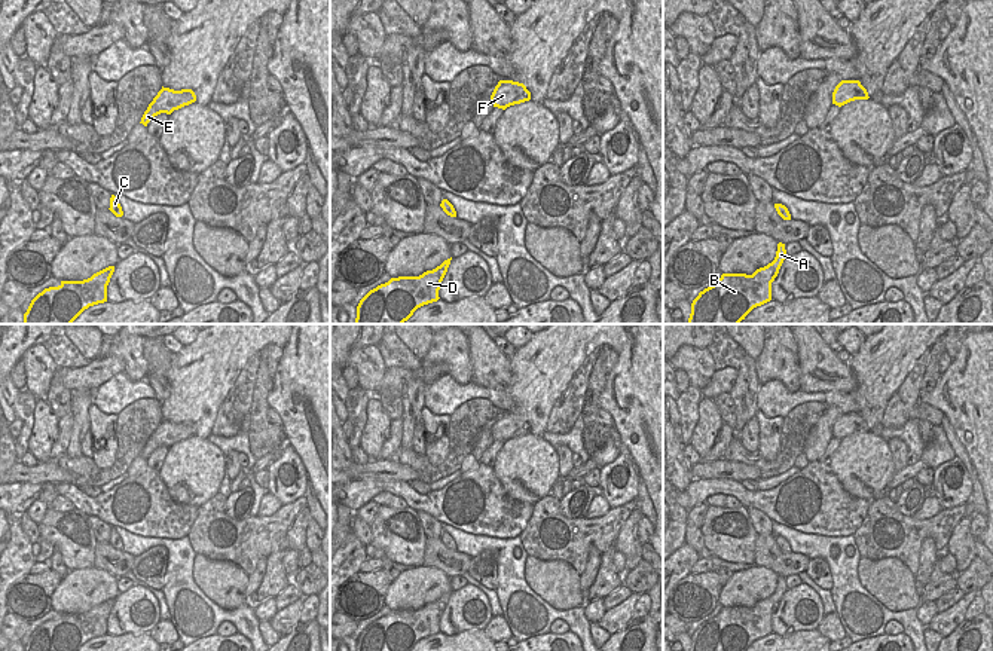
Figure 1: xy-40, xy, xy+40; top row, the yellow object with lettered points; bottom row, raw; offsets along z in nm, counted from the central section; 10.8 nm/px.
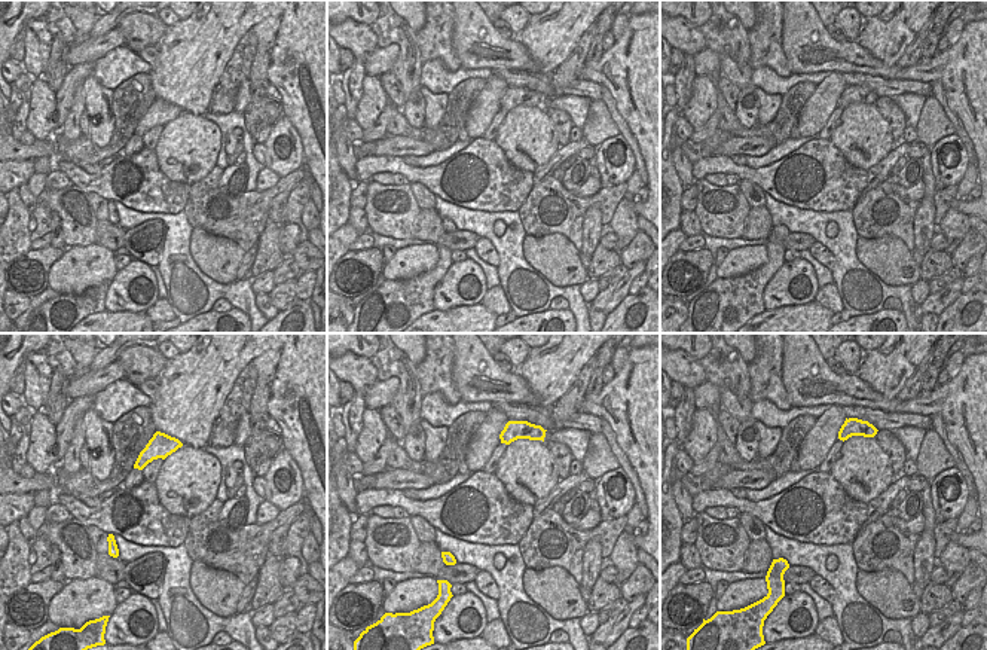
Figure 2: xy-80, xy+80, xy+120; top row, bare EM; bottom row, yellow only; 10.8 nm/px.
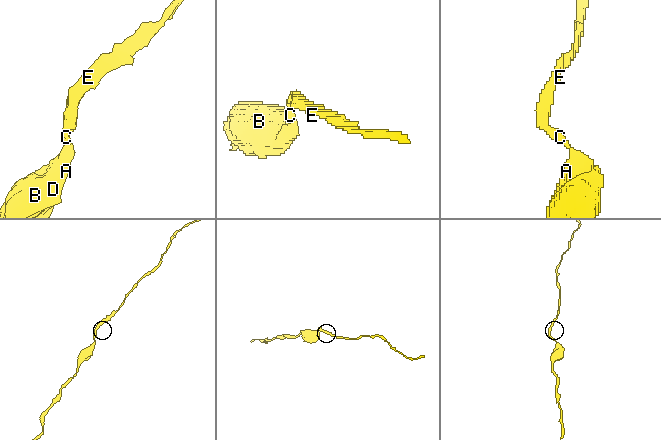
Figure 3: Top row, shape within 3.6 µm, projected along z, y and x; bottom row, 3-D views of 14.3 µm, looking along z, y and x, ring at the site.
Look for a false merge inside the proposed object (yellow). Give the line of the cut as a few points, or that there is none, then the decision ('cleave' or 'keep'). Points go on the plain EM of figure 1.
cut none; keep

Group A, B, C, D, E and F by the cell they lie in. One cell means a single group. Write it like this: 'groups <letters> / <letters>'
groups A B C D E F

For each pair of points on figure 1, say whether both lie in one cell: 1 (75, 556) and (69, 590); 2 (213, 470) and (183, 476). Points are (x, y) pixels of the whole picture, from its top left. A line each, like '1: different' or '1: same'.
1: different
2: same

